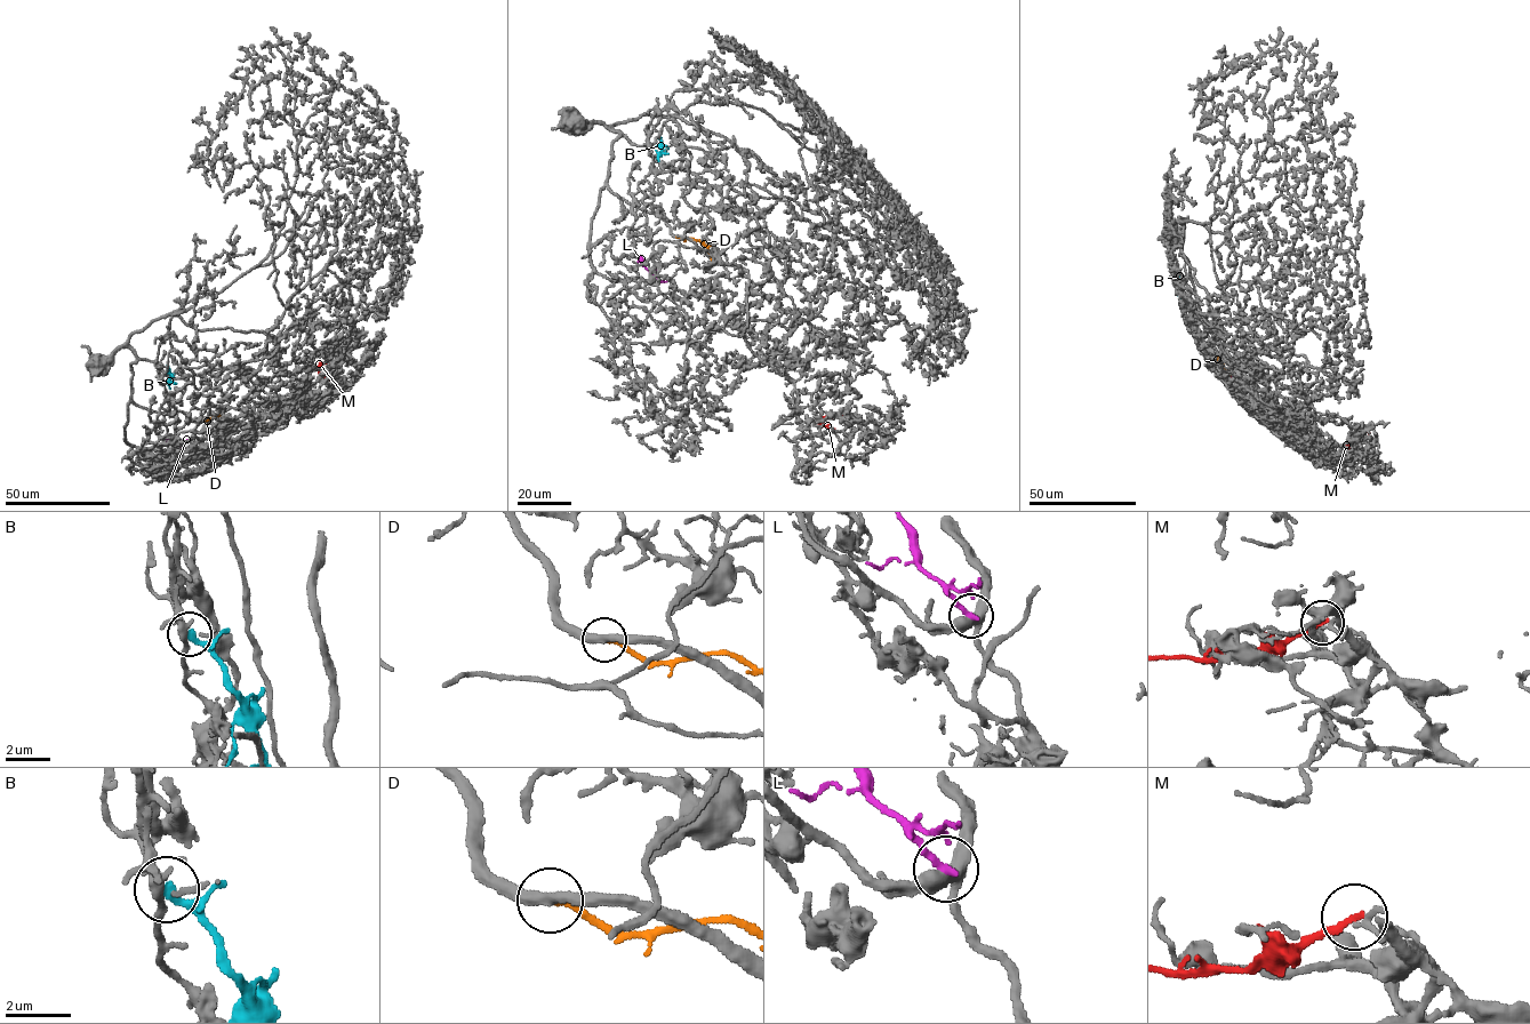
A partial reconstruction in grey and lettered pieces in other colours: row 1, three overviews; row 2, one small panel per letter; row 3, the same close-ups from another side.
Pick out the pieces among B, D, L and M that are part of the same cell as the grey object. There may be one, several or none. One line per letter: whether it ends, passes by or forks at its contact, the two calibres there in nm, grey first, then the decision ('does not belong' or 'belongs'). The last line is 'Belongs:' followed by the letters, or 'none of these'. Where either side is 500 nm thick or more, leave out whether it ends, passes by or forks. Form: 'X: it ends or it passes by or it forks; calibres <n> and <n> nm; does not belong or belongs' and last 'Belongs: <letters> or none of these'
B: it ends; calibres 280 and 280 nm; does not belong
D: it ends; calibres 320 and 220 nm; does not belong
L: it ends; calibres 440 and 240 nm; does not belong
M: it ends; calibres 200 and 240 nm; does not belong
Belongs: none of these

